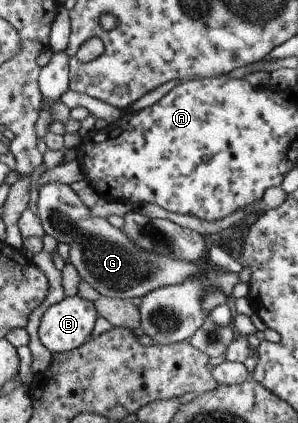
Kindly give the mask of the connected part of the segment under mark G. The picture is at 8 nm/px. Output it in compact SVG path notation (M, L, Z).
M47 183L38 187L35 209L44 233L69 244L71 265L80 279L100 296L131 300L156 287L181 283L187 276L196 276L203 271L195 264L147 253L132 246L119 228L109 225L103 218L92 216L89 207L85 207L67 185Z

